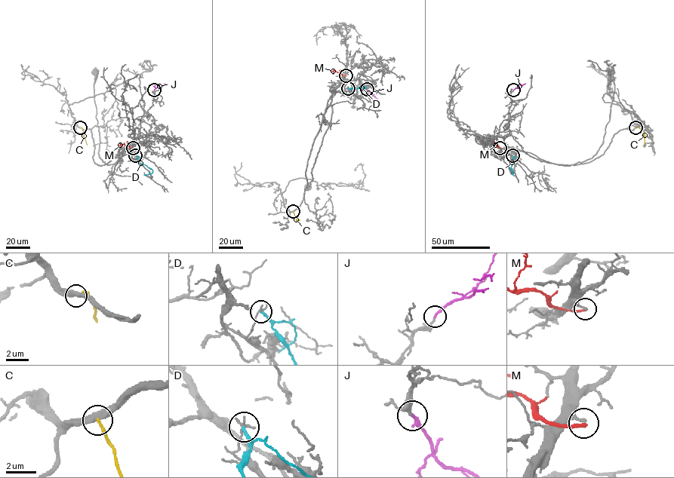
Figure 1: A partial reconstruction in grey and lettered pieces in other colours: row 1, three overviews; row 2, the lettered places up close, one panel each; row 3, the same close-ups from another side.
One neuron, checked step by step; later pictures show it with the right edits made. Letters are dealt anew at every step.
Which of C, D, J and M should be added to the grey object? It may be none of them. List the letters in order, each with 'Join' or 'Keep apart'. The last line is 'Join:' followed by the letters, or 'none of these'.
C: Keep apart
D: Keep apart
J: Join
M: Keep apart
Join: J

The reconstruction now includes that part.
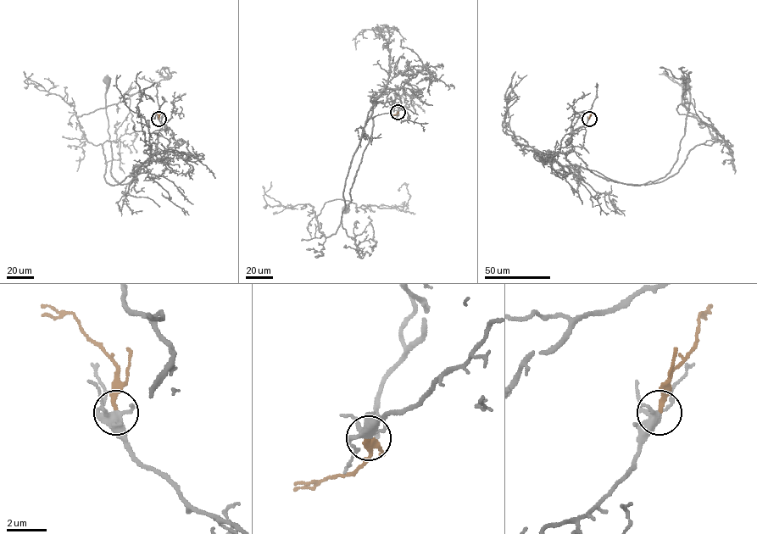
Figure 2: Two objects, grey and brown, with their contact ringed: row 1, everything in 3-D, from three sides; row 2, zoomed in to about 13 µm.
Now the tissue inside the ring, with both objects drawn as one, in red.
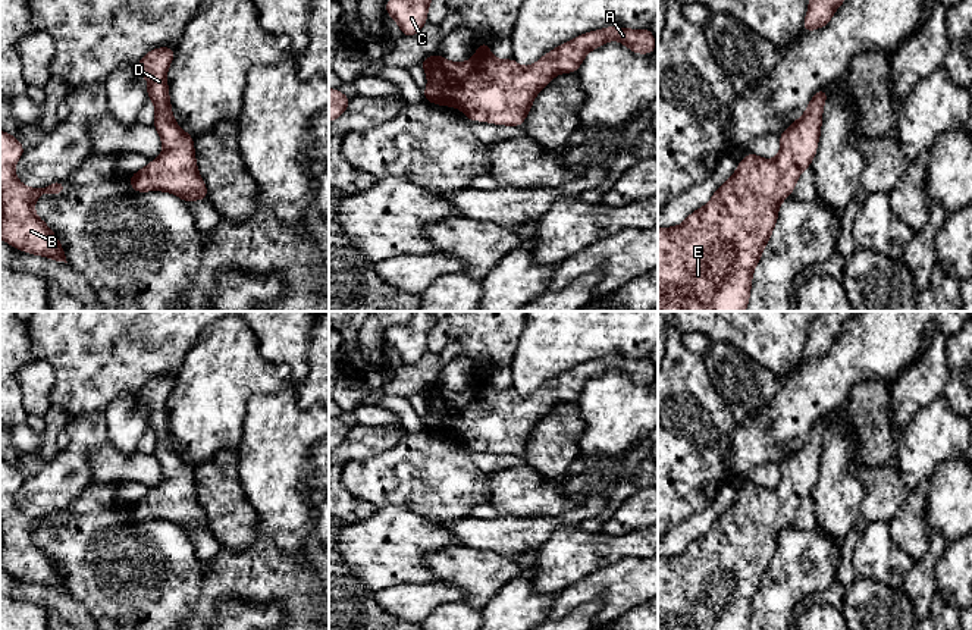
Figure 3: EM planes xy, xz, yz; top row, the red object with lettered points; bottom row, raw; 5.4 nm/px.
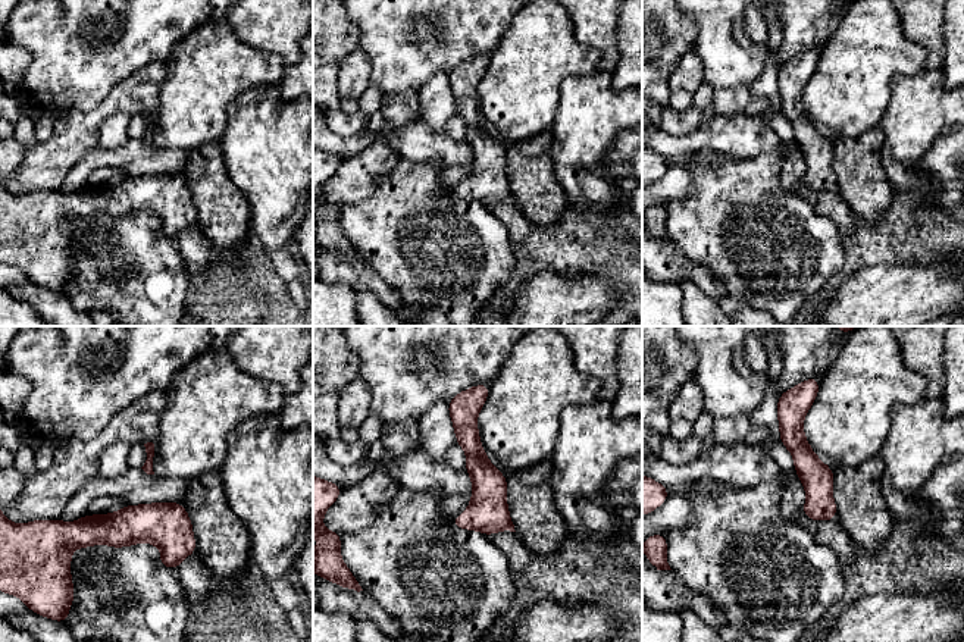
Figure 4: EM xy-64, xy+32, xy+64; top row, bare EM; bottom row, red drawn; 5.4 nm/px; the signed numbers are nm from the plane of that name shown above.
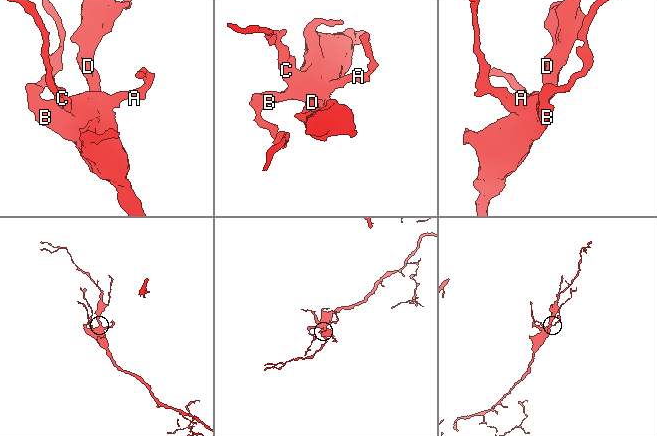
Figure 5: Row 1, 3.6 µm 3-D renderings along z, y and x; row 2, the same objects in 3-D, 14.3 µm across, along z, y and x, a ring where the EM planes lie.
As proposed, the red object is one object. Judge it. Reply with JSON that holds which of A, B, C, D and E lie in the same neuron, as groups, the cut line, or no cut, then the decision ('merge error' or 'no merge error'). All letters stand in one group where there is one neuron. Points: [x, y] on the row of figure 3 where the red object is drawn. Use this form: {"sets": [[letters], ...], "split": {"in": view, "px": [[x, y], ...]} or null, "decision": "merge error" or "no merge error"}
{"sets": [["A", "B", "C", "D", "E"]], "split": null, "decision": "no merge error"}

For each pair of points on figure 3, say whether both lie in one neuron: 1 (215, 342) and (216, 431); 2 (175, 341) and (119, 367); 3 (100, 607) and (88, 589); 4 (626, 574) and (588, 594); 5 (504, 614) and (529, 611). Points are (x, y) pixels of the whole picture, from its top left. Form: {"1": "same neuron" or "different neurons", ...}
{"1": "same neuron", "2": "same neuron", "3": "same neuron", "4": "same neuron", "5": "same neuron"}

